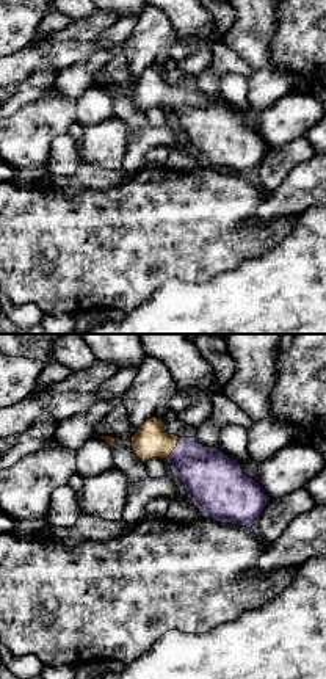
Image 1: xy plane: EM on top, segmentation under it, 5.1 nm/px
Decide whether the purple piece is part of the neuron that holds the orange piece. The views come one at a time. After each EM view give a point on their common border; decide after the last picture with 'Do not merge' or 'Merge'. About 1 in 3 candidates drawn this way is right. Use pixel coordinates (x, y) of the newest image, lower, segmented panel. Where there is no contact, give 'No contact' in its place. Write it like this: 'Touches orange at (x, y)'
Touches orange at (174, 447)

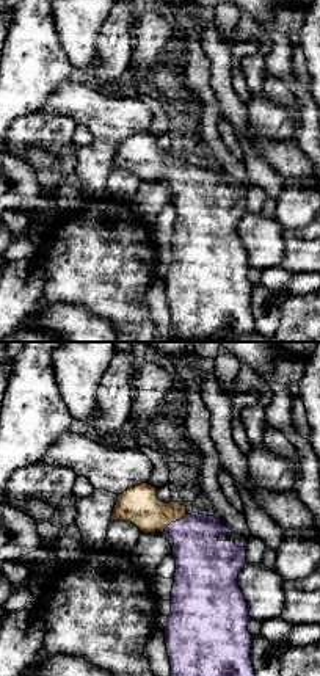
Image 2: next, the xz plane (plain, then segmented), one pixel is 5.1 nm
Touches orange at (174, 521)

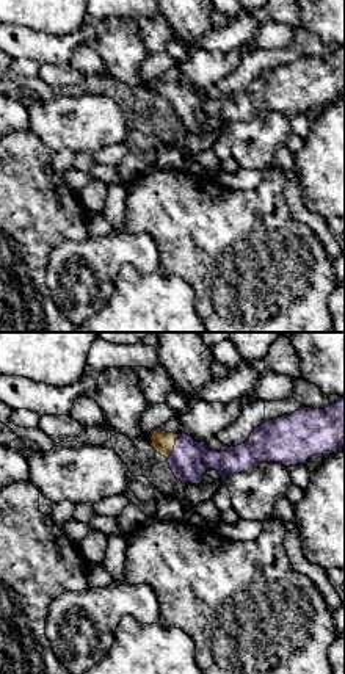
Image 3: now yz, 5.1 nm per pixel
Touches orange at (173, 447)

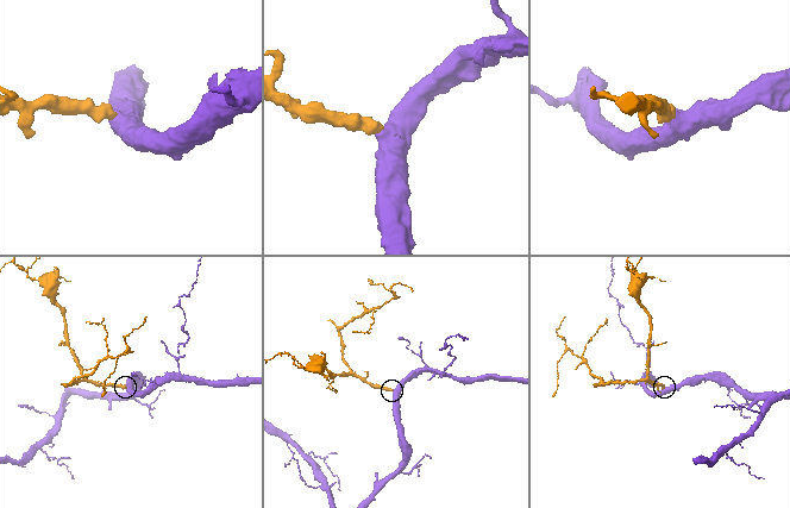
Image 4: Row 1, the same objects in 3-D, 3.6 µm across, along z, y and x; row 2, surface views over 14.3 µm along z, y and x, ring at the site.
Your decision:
Merge

